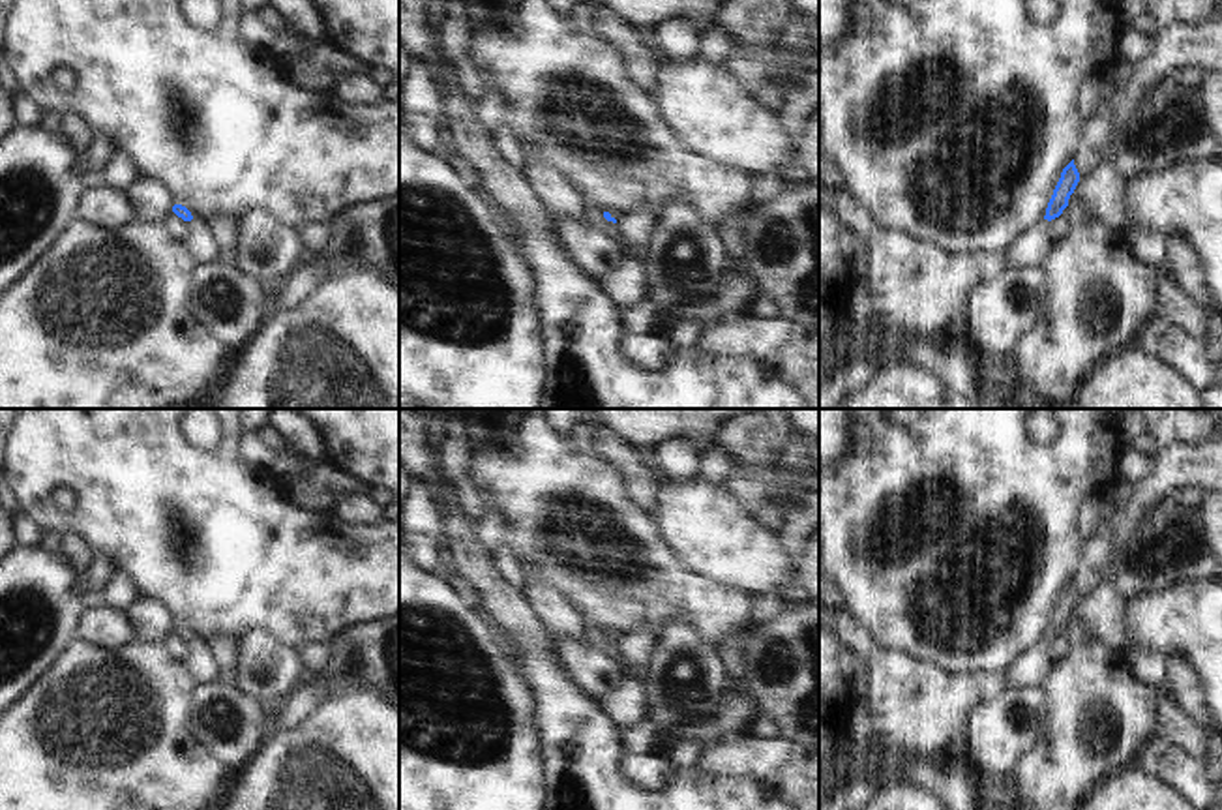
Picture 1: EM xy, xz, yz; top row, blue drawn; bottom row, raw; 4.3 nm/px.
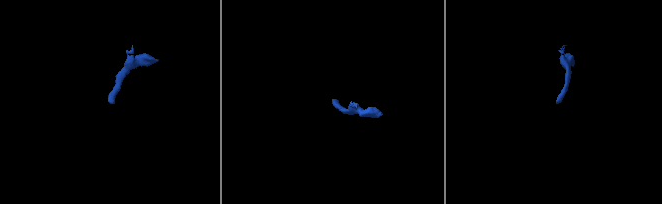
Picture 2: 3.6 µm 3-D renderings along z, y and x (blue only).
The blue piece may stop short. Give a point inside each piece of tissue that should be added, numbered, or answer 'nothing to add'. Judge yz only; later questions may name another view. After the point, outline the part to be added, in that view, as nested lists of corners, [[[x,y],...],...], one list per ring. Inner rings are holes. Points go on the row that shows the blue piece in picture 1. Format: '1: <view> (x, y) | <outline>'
1: yz (1033, 248) | [[[1042,219],[1033,231],[1020,236],[1010,248],[1010,268],[1044,266],[1053,253],[1057,240],[1048,232],[1050,221]]]

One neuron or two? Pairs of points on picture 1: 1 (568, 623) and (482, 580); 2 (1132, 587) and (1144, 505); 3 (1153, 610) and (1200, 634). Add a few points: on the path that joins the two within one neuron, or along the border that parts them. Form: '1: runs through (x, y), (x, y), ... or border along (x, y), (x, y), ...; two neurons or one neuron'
1: border along (521, 595), (531, 612), (553, 634); two neurons
2: border along (1172, 494), (1162, 497), (1134, 525), (1117, 555); two neurons
3: runs through (1164, 621), (1189, 623); one neuron

